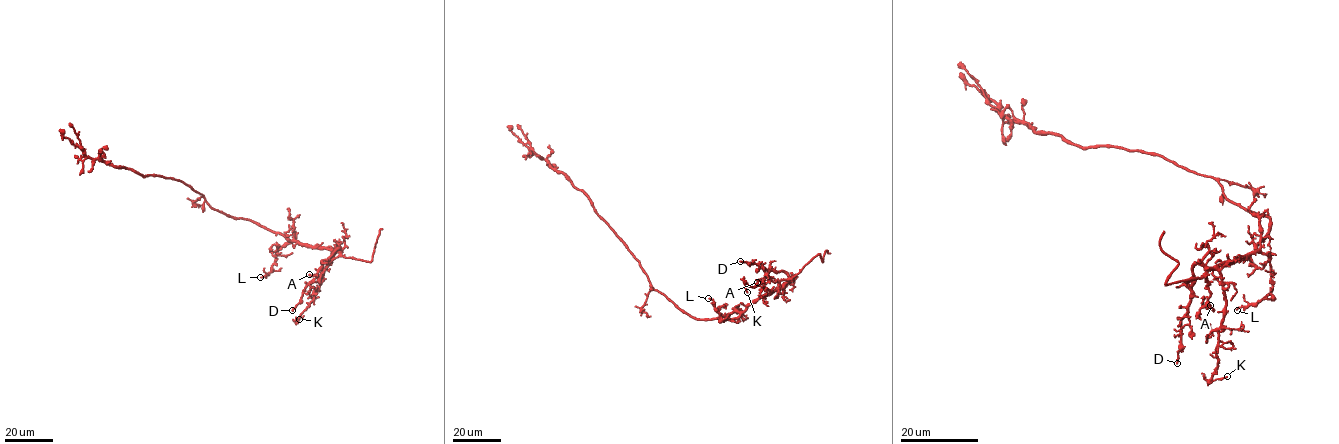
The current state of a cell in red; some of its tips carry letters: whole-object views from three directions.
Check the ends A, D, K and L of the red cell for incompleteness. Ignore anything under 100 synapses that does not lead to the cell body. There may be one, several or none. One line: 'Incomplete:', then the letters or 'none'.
Incomplete: none

